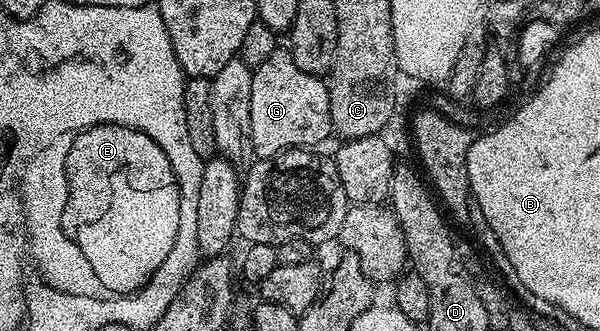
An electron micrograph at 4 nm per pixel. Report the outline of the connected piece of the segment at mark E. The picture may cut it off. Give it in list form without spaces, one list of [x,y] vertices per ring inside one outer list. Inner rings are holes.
[[[116,124],[105,125],[97,130],[90,130],[81,138],[73,154],[70,154],[70,181],[74,185],[74,198],[70,198],[70,208],[66,212],[66,226],[70,226],[70,231],[80,239],[82,247],[86,250],[86,255],[94,261],[94,267],[100,268],[100,276],[104,276],[104,281],[110,287],[127,292],[130,288],[137,287],[142,283],[143,278],[154,273],[156,267],[164,264],[164,255],[167,254],[171,243],[175,243],[175,235],[179,227],[179,195],[176,192],[177,178],[170,173],[170,161],[168,156],[152,140],[152,136],[135,134],[132,128],[127,126],[117,126]]]

